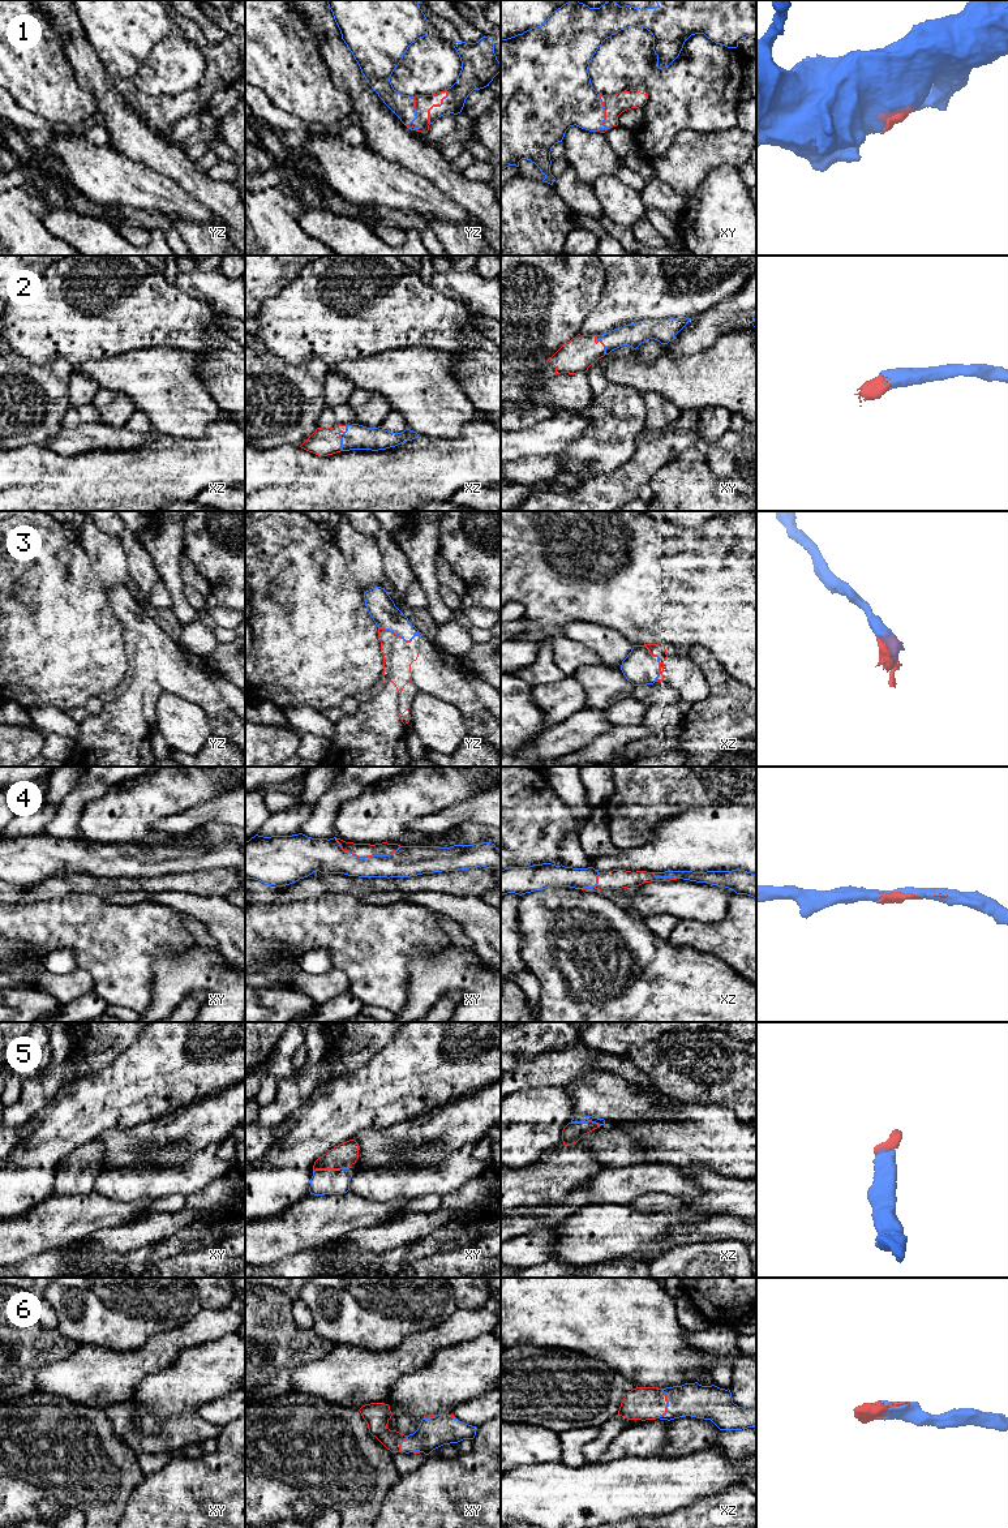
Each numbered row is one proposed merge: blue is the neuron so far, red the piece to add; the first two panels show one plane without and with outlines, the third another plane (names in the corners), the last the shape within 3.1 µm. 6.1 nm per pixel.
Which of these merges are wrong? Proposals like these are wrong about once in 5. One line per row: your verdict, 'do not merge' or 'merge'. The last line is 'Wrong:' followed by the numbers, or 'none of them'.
1: merge
2: merge
3: merge
4: merge
5: merge
6: merge
Wrong: none of them

